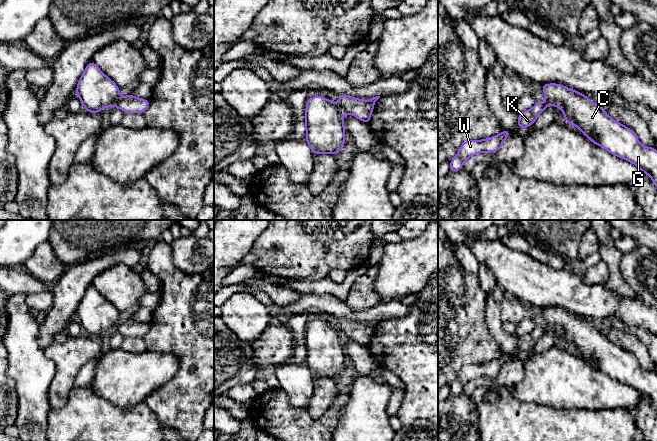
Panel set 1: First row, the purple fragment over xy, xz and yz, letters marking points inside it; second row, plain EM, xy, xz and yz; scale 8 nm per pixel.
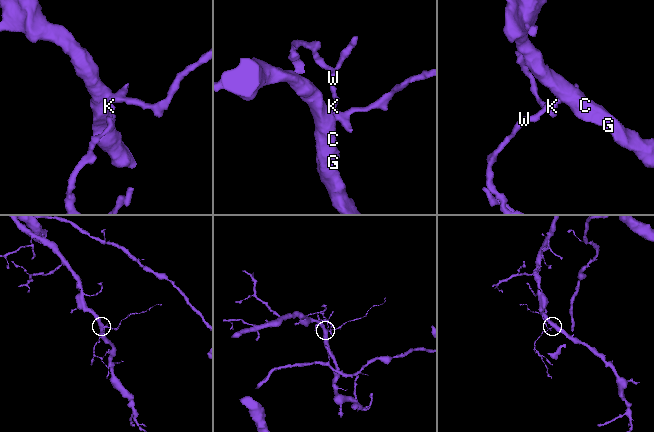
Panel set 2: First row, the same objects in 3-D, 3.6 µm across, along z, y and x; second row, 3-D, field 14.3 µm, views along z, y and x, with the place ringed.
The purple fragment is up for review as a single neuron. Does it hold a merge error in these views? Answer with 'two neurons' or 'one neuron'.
two neurons

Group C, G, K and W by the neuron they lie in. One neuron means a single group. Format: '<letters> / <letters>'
C G / K W

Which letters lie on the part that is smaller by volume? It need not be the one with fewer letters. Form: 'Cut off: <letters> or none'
Cut off: K, W

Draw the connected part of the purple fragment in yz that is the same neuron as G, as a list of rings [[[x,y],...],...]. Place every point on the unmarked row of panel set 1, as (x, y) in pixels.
[[[559,307],[540,309],[549,329],[559,331],[564,336],[566,346],[577,350],[592,367],[639,391],[643,397],[651,401],[657,411],[657,374],[654,371],[644,371],[632,353],[612,343],[602,330],[590,325],[587,319]]]

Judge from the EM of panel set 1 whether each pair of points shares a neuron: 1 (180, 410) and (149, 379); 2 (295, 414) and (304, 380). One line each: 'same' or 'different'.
1: different
2: different

